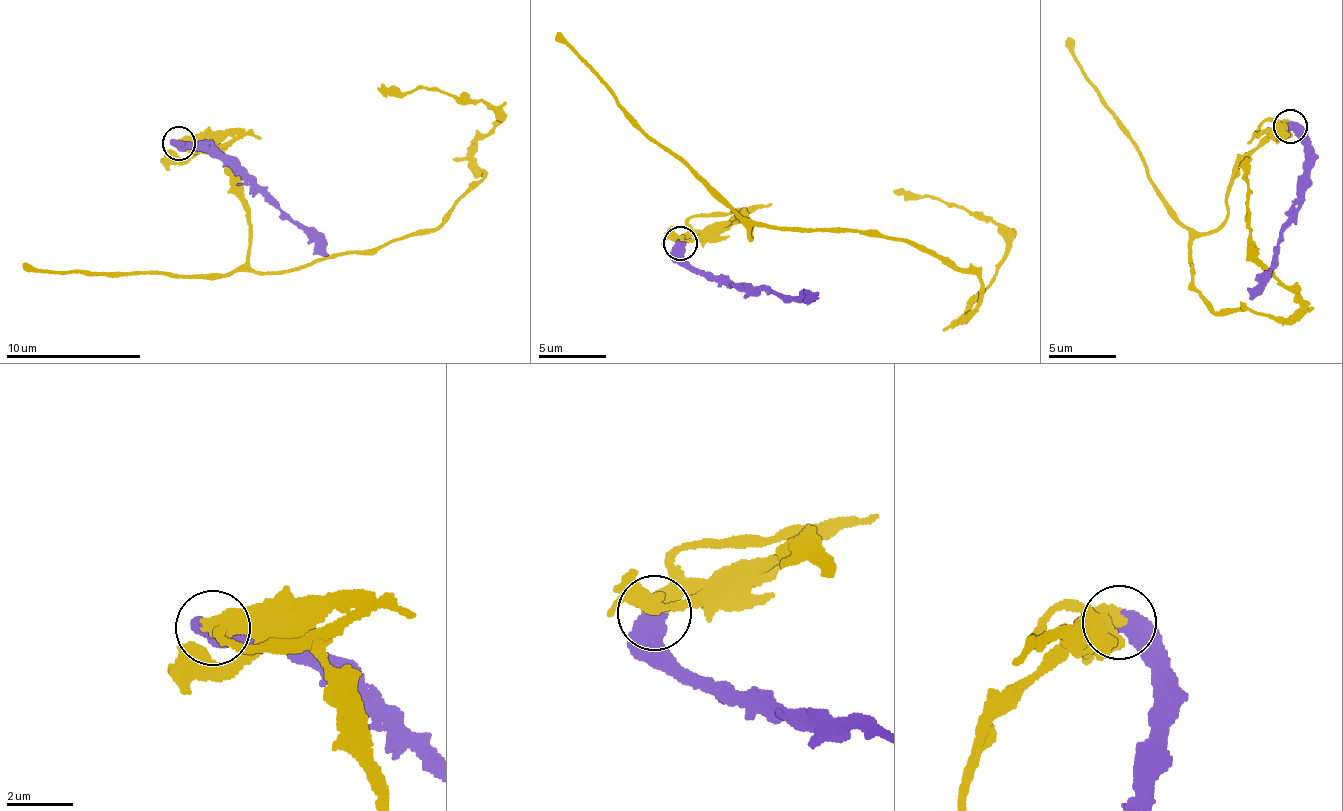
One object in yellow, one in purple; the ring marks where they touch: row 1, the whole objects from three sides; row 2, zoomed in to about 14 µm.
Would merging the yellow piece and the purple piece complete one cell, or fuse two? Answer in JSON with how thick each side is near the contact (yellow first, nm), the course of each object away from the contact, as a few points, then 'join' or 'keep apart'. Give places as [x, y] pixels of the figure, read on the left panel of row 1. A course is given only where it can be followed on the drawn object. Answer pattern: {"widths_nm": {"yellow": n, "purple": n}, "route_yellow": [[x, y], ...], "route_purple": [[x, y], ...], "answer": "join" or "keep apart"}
{"widths_nm": {"yellow": 550, "purple": 600}, "route_yellow": [[179, 144], [223, 157], [255, 272], [370, 256], [435, 231], [481, 181], [474, 143], [499, 111], [378, 87]], "route_purple": [[179, 144], [229, 156], [313, 232], [327, 256]], "answer": "join"}

